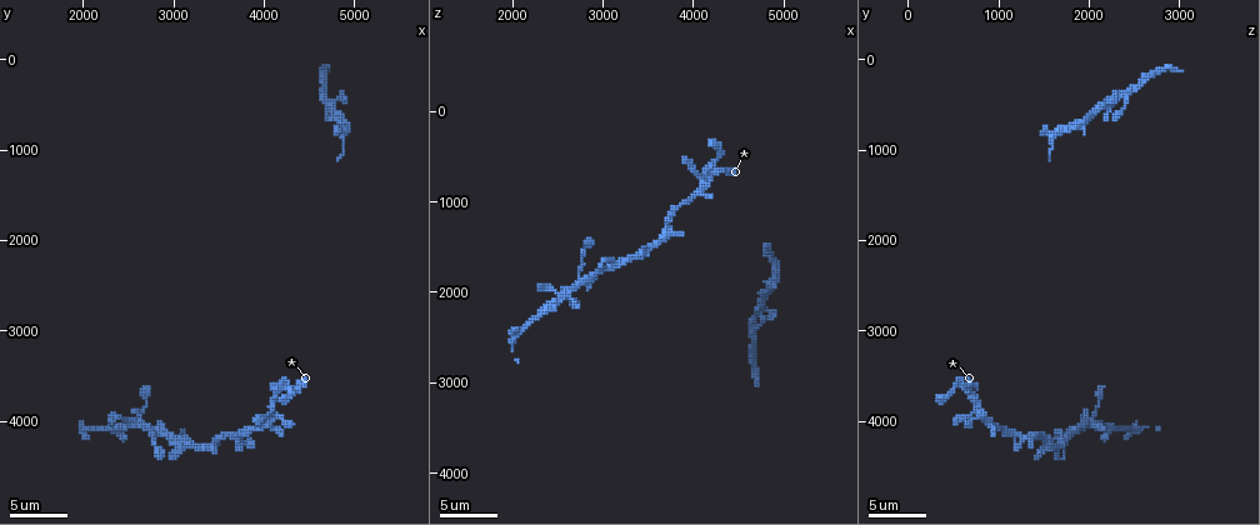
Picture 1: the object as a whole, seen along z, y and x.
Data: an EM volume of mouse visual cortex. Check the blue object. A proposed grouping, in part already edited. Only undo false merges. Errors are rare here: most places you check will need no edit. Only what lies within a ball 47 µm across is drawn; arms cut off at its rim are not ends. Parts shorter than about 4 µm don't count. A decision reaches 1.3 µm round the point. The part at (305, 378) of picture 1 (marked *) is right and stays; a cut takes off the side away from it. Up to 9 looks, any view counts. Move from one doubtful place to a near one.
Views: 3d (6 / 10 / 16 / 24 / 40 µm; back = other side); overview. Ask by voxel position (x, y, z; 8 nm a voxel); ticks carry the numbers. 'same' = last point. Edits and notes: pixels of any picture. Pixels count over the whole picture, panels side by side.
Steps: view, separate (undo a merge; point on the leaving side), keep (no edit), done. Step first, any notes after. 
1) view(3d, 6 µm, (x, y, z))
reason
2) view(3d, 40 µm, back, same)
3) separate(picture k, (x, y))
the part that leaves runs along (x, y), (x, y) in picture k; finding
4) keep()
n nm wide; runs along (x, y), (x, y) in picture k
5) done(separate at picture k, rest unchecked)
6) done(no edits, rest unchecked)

view(3d, 10 µm, (4200, 3600, 600))
four or more arms meet

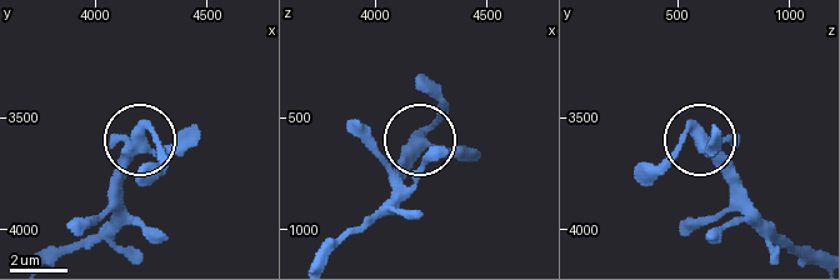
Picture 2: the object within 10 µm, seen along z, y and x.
keep()
4 arms; all the same neuron

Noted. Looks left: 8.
view(3d, 16 µm, (3300, 4300, 1600))
three-way junction

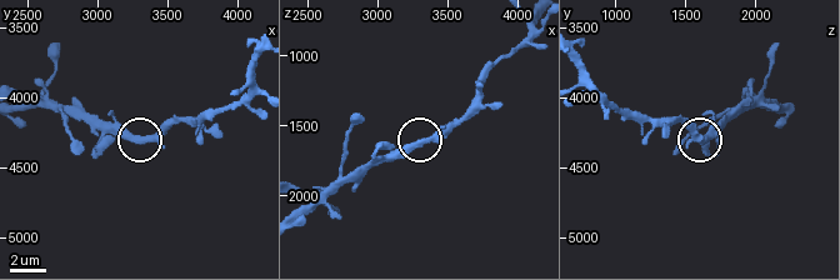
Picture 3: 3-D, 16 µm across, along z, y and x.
keep()
3 arms; all the same neuron

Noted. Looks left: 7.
view(3d, 10 µm, (2750, 4050, 1850))
thin arm on a thick one

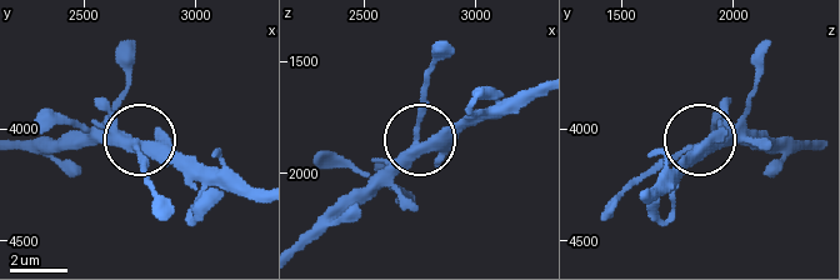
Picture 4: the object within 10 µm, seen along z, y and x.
keep()
350 nm wide; runs along (258, 186), (200, 174), (136, 143), (143, 179) in picture 4; all the same neuron

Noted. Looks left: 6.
view(3d, 16 µm, (4900, 950, 1550))
side arm on a straight run

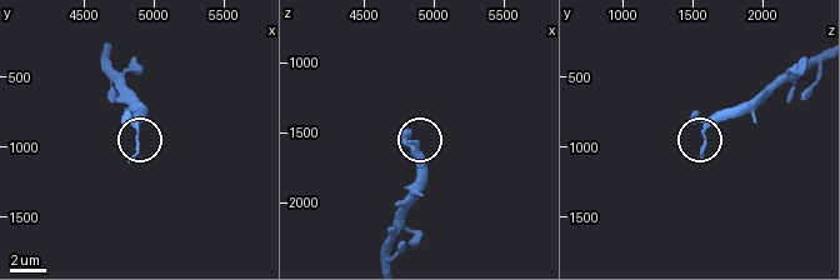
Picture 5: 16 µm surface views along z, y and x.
keep()
3 arms; continuous, no second neuron

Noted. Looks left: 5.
done(no edits, rest unchecked)

